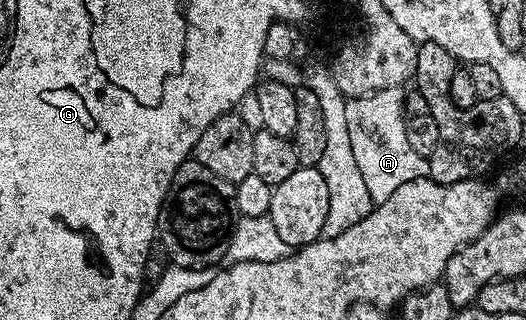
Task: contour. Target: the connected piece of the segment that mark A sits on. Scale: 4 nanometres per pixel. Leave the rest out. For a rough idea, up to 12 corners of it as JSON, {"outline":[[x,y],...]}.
{"outline":[[406,92],[346,101],[360,175],[375,205],[430,175],[408,142]]}

